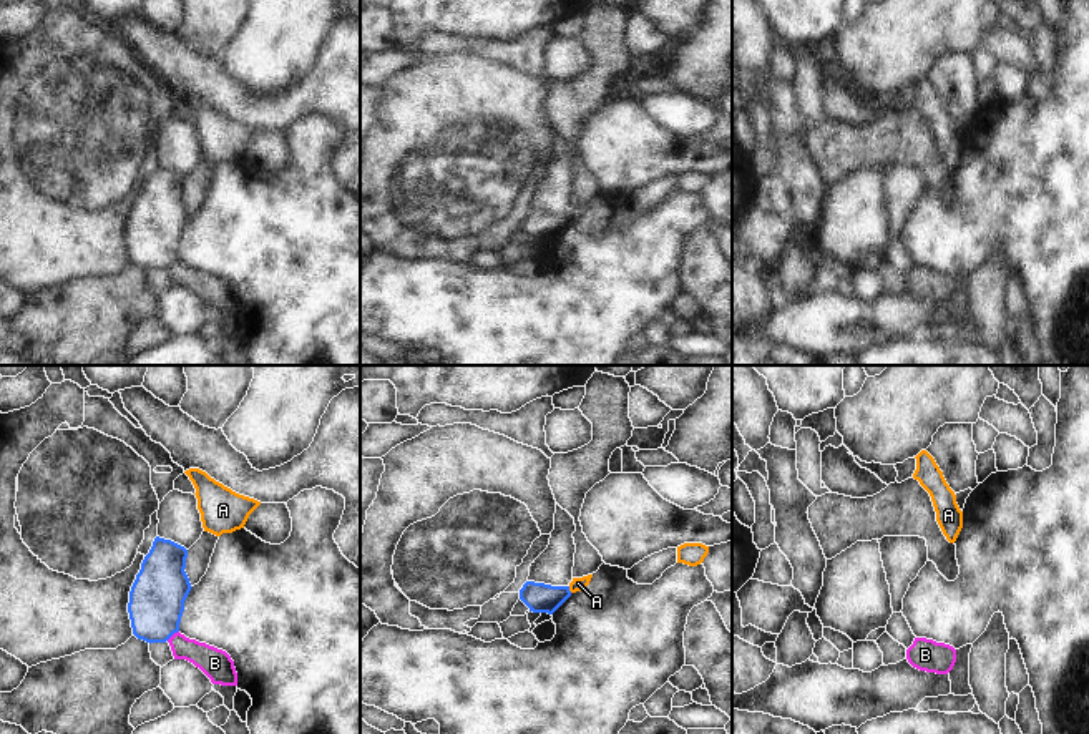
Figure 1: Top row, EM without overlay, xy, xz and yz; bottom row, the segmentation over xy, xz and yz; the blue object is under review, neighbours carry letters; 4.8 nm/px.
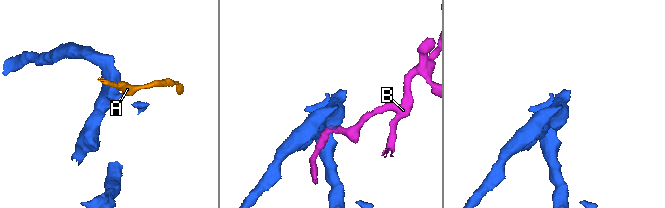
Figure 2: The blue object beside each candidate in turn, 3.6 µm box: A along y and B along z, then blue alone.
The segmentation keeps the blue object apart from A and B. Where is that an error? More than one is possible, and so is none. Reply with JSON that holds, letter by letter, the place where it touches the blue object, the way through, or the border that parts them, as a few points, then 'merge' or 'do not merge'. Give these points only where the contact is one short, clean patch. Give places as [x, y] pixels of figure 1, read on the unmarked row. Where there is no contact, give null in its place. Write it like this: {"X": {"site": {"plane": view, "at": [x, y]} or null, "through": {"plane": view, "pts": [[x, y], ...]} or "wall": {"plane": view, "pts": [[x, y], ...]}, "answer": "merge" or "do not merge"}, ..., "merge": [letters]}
{"A": {"site": {"plane": "xz", "at": [568, 218]}, "wall": {"plane": "xz", "pts": [[568, 215], [571, 220]]}, "answer": "do not merge"}, "B": {"site": {"plane": "xy", "at": [171, 263]}, "wall": {"plane": "xy", "pts": [[178, 258], [166, 268]]}, "answer": "do not merge"}, "merge": []}

